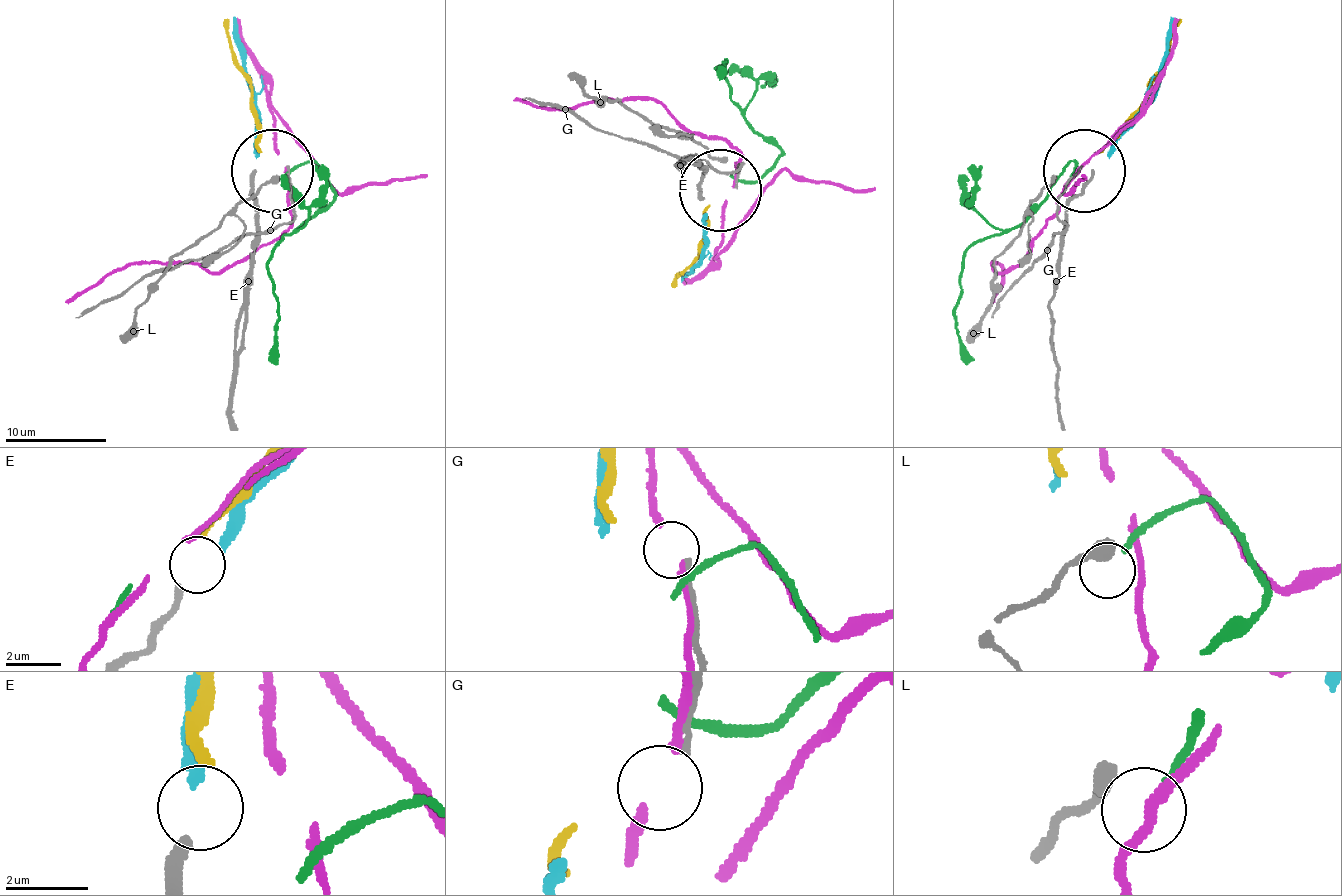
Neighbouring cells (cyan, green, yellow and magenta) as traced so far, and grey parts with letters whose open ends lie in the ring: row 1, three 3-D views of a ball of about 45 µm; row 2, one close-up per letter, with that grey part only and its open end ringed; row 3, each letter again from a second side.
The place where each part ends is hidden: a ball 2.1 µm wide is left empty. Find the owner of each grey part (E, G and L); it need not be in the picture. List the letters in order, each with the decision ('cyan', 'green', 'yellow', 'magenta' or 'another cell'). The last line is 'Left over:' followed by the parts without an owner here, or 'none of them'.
E: another cell
G: another cell
L: another cell
Left over: E, G, L

